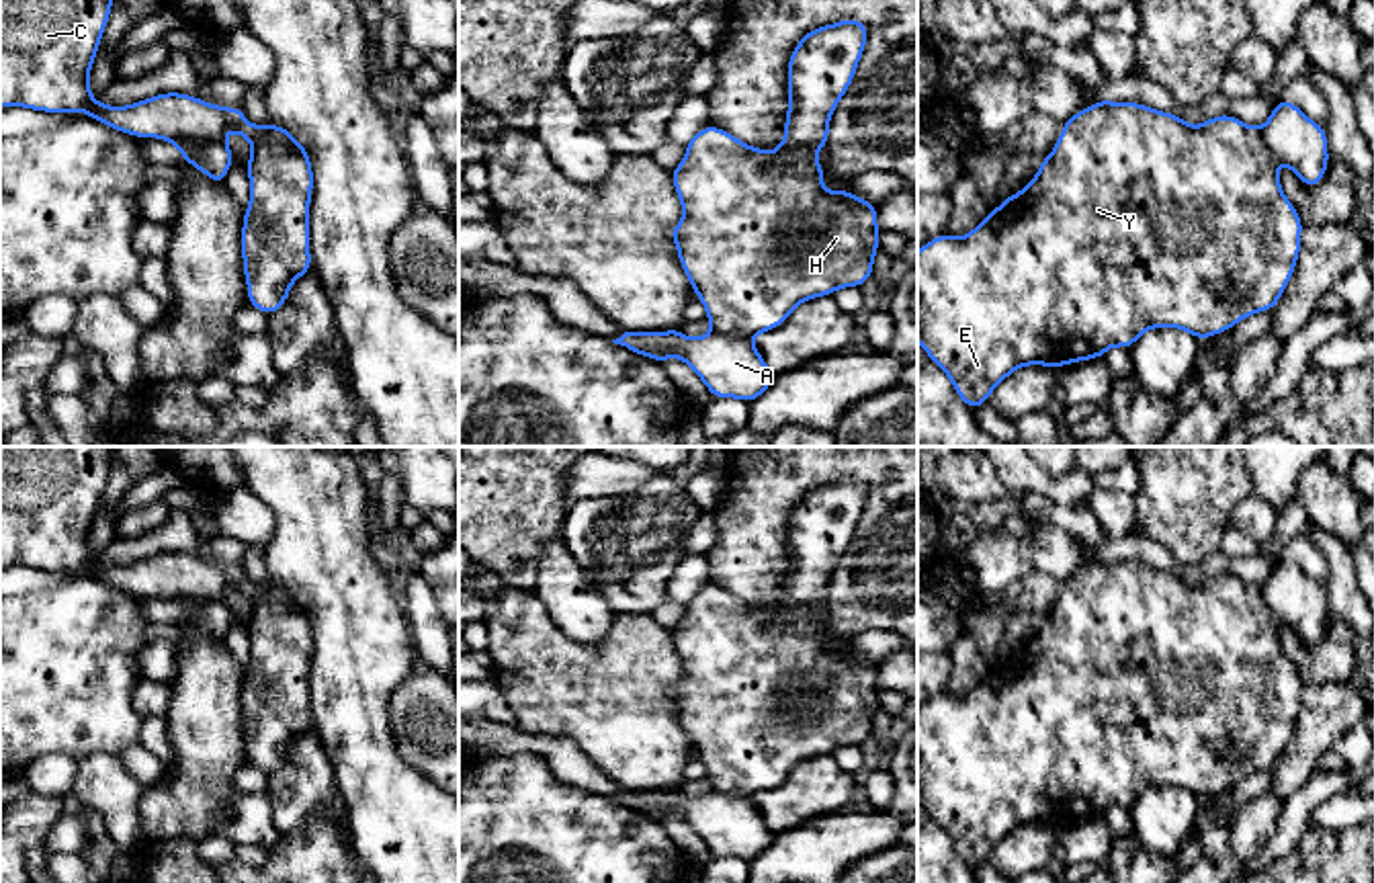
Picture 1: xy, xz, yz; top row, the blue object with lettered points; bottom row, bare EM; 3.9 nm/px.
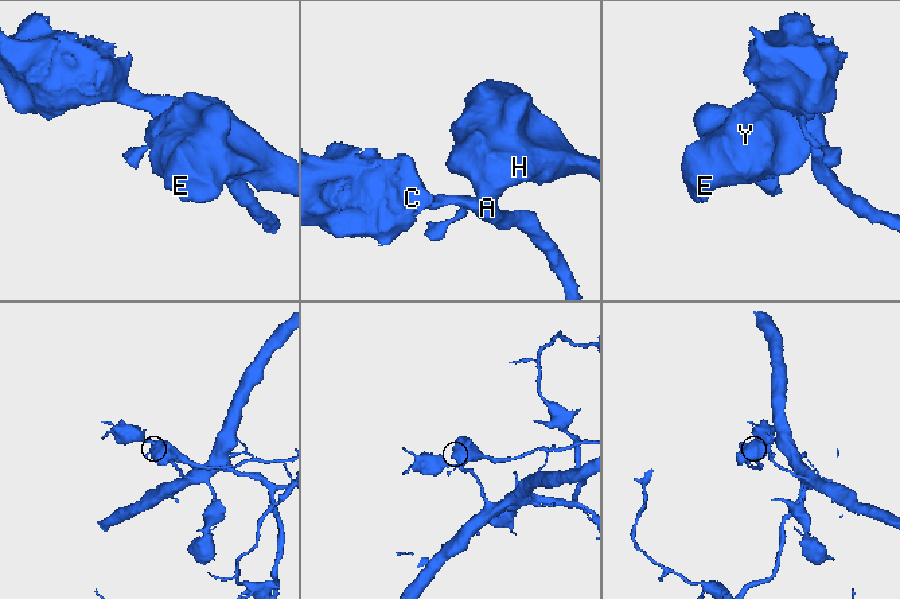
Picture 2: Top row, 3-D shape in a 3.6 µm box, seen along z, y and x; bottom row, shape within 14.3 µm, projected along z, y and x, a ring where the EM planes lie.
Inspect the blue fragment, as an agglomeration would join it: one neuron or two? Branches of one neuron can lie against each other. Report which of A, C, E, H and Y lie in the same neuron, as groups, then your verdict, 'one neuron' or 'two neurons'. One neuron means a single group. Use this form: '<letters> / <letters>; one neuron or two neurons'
A C / E H Y; two neurons

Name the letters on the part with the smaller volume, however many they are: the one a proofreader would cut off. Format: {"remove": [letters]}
{"remove": ["E", "H", "Y"]}

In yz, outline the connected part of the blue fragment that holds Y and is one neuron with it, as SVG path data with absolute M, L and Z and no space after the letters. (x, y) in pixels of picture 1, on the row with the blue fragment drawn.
M1102 98L1063 123L1055 150L1042 160L1026 188L1003 199L964 238L942 234L921 246L917 252L917 344L948 375L967 408L975 410L987 404L989 393L1020 367L1044 365L1057 369L1077 361L1102 359L1110 346L1130 350L1136 338L1151 328L1182 328L1204 340L1231 330L1251 313L1274 309L1298 262L1300 234L1300 215L1280 186L1278 156L1268 150L1261 129L1245 125L1231 115L1216 115L1194 127L1173 113L1155 111L1139 102L1110 102Z

